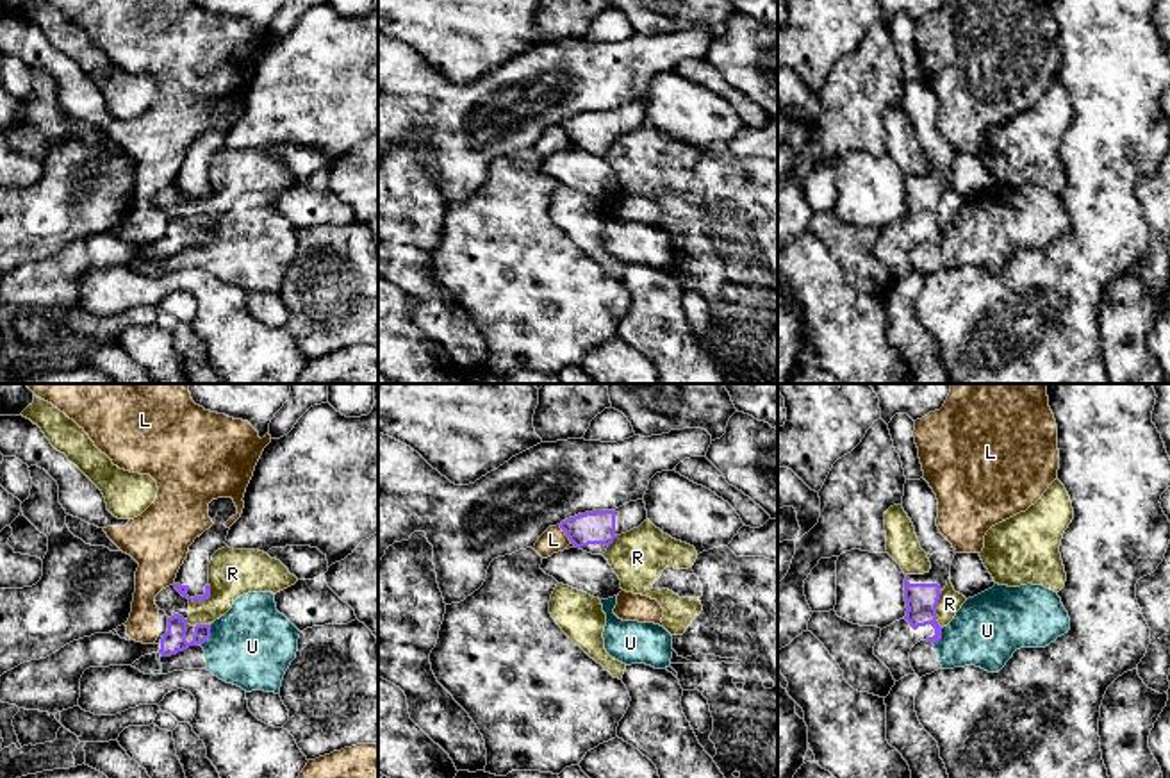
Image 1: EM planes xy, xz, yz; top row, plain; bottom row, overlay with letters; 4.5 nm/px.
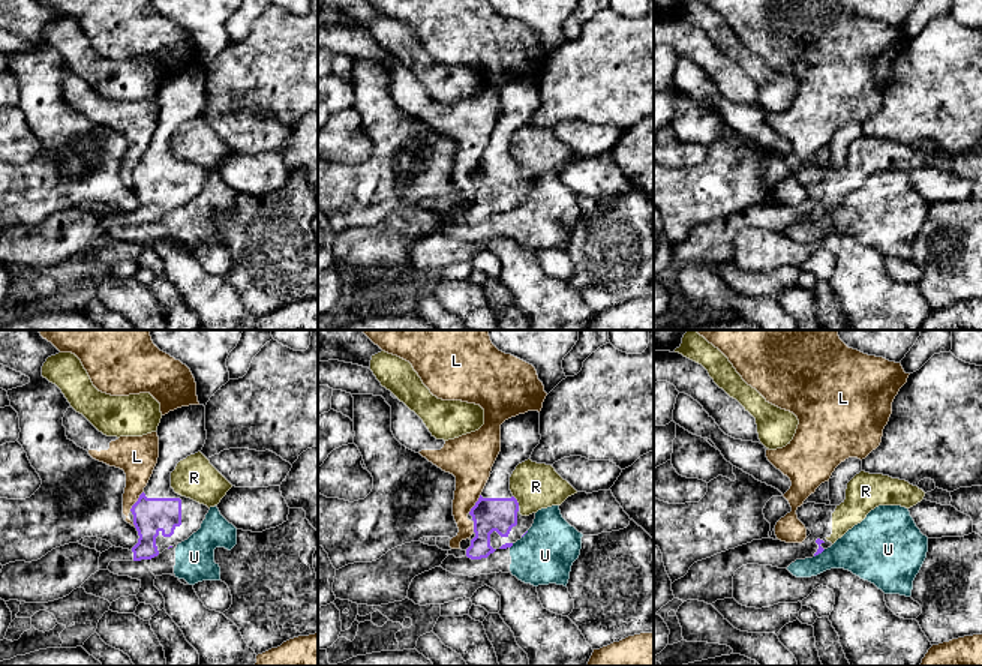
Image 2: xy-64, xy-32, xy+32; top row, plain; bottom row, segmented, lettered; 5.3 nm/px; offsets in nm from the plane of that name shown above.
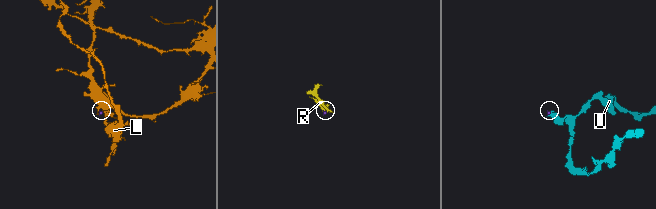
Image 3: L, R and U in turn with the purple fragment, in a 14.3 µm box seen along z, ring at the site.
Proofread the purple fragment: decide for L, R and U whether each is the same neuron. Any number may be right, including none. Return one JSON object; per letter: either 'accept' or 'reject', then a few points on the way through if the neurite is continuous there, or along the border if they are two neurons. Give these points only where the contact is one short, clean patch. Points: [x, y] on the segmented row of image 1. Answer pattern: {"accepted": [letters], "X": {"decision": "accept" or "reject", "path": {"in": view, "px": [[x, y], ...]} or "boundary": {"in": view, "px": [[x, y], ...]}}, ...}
{"accepted": [], "L": {"decision": "reject", "boundary": {"in": "xz", "px": [[559, 525], [571, 541]]}}, "R": {"decision": "reject", "boundary": {"in": "yz", "px": [[942, 591], [937, 602], [937, 623], [940, 627]]}}, "U": {"decision": "reject", "boundary": {"in": "xy", "px": [[211, 625], [211, 634], [197, 645]]}}}

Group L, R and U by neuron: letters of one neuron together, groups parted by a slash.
L / R / U

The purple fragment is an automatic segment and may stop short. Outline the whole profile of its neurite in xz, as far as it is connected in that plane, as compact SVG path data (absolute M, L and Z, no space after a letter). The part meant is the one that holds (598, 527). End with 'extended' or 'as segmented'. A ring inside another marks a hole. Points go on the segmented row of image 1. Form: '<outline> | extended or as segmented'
M644 500L630 501L615 510L592 510L560 523L569 541L592 555L603 555L614 539L647 519Z | extended

